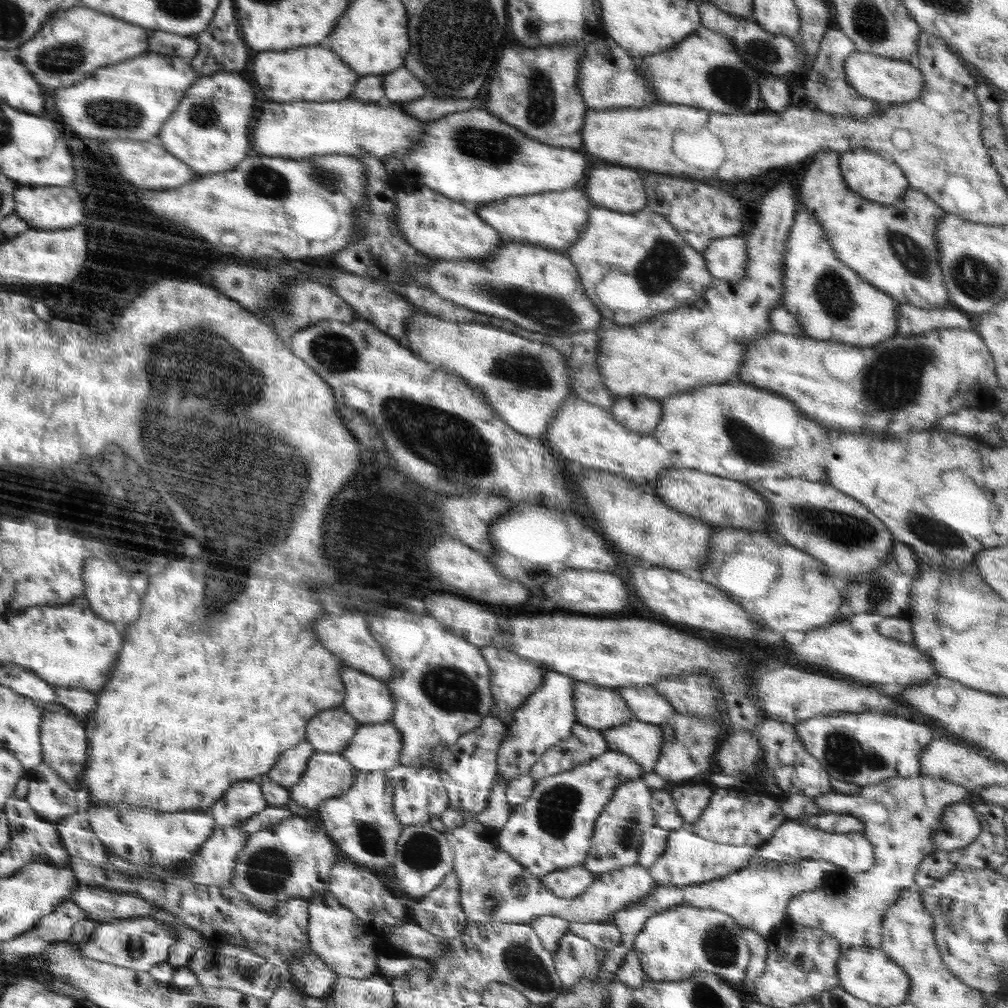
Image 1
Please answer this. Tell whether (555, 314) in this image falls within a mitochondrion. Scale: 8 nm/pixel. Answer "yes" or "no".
yes

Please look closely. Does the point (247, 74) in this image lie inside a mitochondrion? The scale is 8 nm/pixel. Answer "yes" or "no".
no

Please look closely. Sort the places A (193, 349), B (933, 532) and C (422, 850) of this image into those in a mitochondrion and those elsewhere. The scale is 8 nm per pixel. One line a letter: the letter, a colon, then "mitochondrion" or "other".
A: mitochondrion
B: mitochondrion
C: mitochondrion

